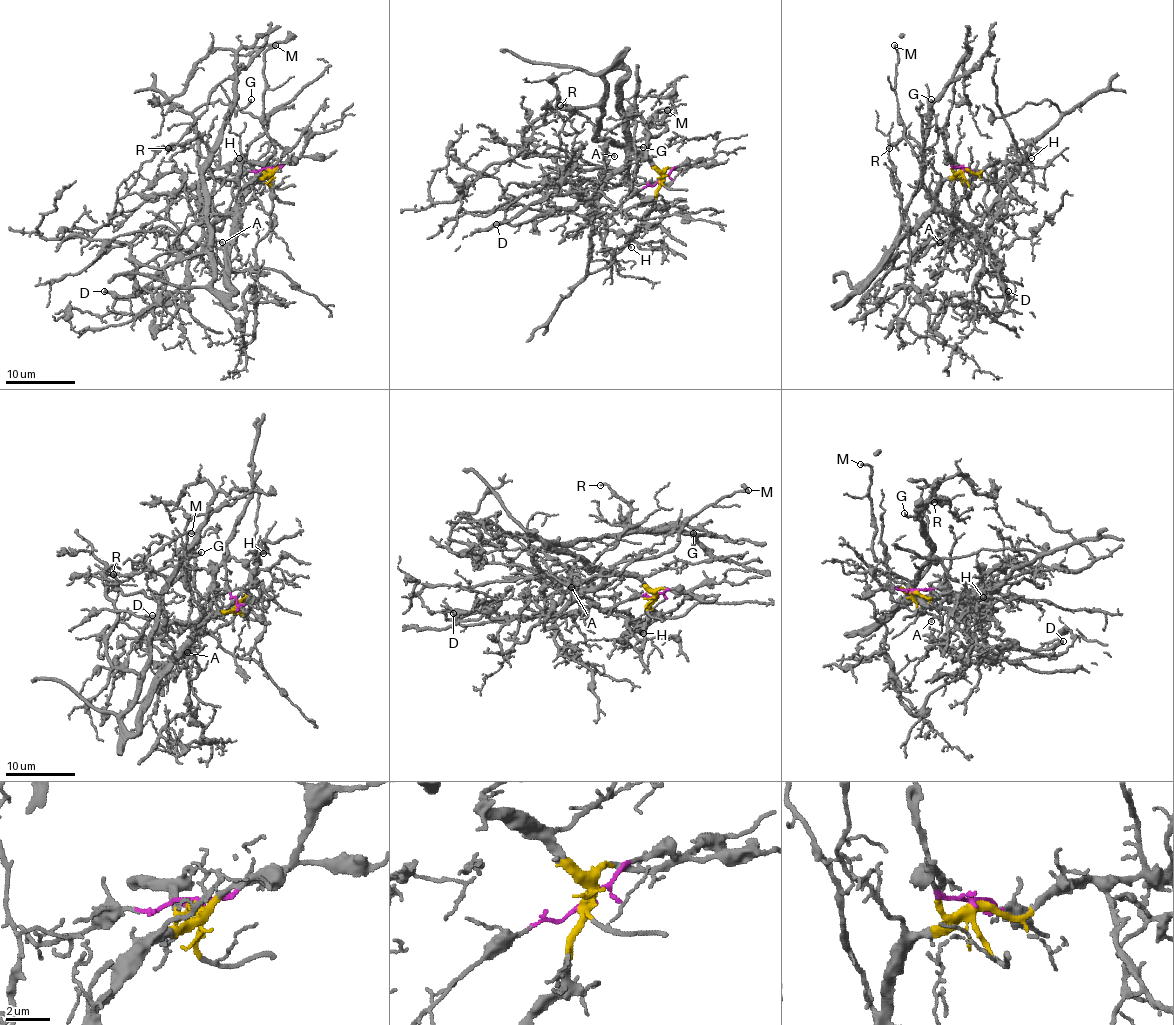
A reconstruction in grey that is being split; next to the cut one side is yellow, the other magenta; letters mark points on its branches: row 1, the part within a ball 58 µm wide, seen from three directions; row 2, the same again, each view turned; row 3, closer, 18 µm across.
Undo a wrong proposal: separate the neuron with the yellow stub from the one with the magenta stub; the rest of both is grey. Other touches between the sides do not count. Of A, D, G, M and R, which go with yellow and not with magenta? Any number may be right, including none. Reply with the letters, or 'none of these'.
A, D, G, M, R

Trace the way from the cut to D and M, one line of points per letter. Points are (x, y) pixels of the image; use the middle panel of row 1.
D: (661, 181), (661, 174), (638, 153), (629, 153), (593, 198), (580, 198), (575, 193), (539, 198), (495, 224)
M: (661, 181), (661, 174), (629, 146), (655, 137), (666, 128), (655, 114), (668, 109)

